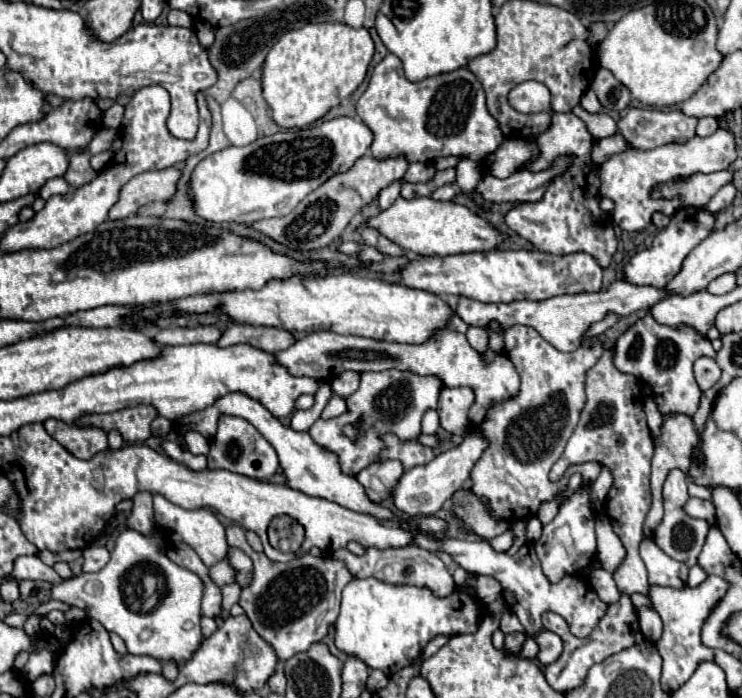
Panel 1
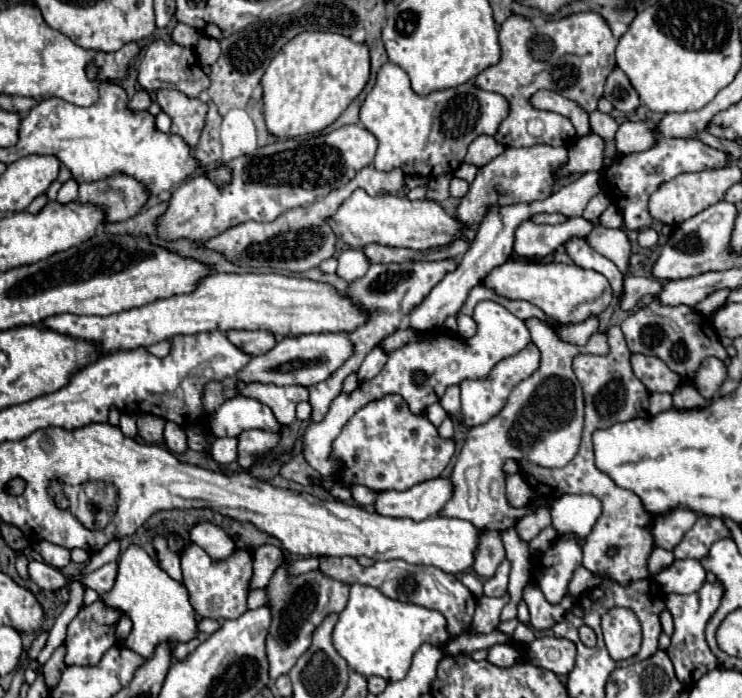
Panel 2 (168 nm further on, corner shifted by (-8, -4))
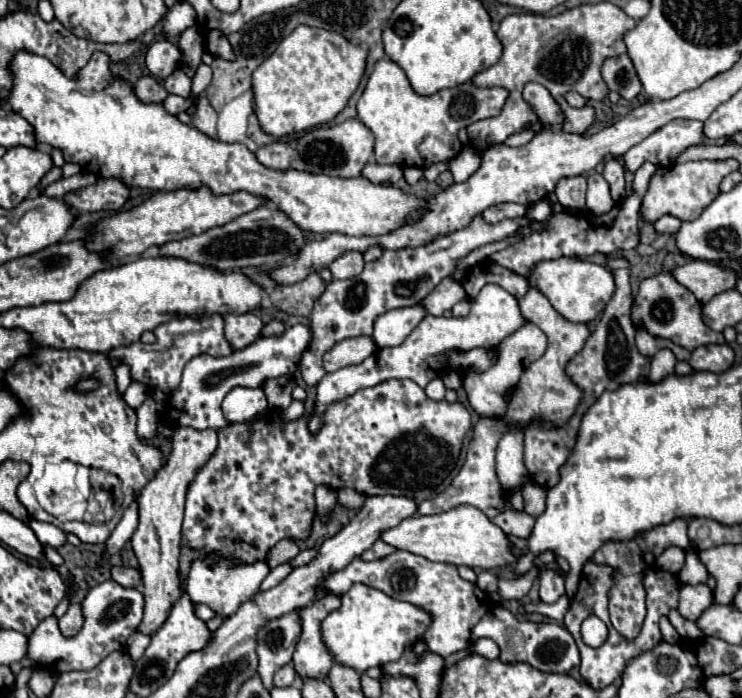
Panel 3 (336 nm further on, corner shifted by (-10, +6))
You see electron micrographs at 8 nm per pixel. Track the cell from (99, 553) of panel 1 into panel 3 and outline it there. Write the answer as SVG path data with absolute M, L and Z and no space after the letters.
M113 568L111 576L115 582L119 582L121 586L127 588L141 588L141 570L139 568Z

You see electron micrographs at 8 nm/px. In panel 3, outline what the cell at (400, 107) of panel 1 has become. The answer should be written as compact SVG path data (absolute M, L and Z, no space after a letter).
M389 58L375 64L367 86L357 102L357 118L375 136L375 162L397 164L401 168L429 168L435 162L451 160L461 152L457 132L471 122L497 116L507 100L505 88L477 88L471 82L445 88L433 96L419 96L405 72Z

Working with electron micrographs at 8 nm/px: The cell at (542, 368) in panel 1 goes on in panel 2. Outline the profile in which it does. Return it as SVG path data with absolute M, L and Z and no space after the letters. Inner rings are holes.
M529 318L525 324L529 328L531 342L541 352L539 368L513 388L507 404L497 416L467 432L467 440L451 474L455 494L441 510L441 516L469 520L479 532L505 532L523 516L535 512L539 506L545 506L545 502L533 494L527 506L513 508L505 496L507 474L503 466L507 460L515 460L519 464L529 462L543 468L561 468L577 454L583 432L583 390L571 364L579 354L607 356L609 352L607 336L601 332L593 334L585 346L573 346L559 340L557 334L537 318ZM535 500L541 504L533 506Z

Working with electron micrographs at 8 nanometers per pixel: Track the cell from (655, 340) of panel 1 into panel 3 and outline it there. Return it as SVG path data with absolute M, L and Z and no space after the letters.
M669 272L655 274L641 282L631 316L633 322L637 326L645 326L649 334L673 340L687 350L695 350L705 344L725 344L723 334L707 328L701 320L701 302L695 298L695 294L691 294L691 290L687 290L683 284L679 284Z

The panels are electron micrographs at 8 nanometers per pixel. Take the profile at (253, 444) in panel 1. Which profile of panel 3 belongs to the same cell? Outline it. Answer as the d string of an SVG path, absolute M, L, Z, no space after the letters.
M293 400L291 406L283 410L283 418L285 418L285 420L297 420L303 412L305 412L305 404L299 402L299 400Z

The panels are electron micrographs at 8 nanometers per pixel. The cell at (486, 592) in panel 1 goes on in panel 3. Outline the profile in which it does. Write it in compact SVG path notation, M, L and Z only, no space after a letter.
M479 572L477 574L477 586L487 592L487 594L493 594L497 590L497 576L493 572Z

